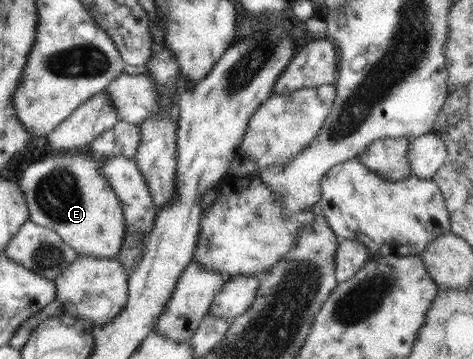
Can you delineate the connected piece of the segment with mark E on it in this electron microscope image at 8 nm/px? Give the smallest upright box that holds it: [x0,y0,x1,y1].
[18,148,125,258]

